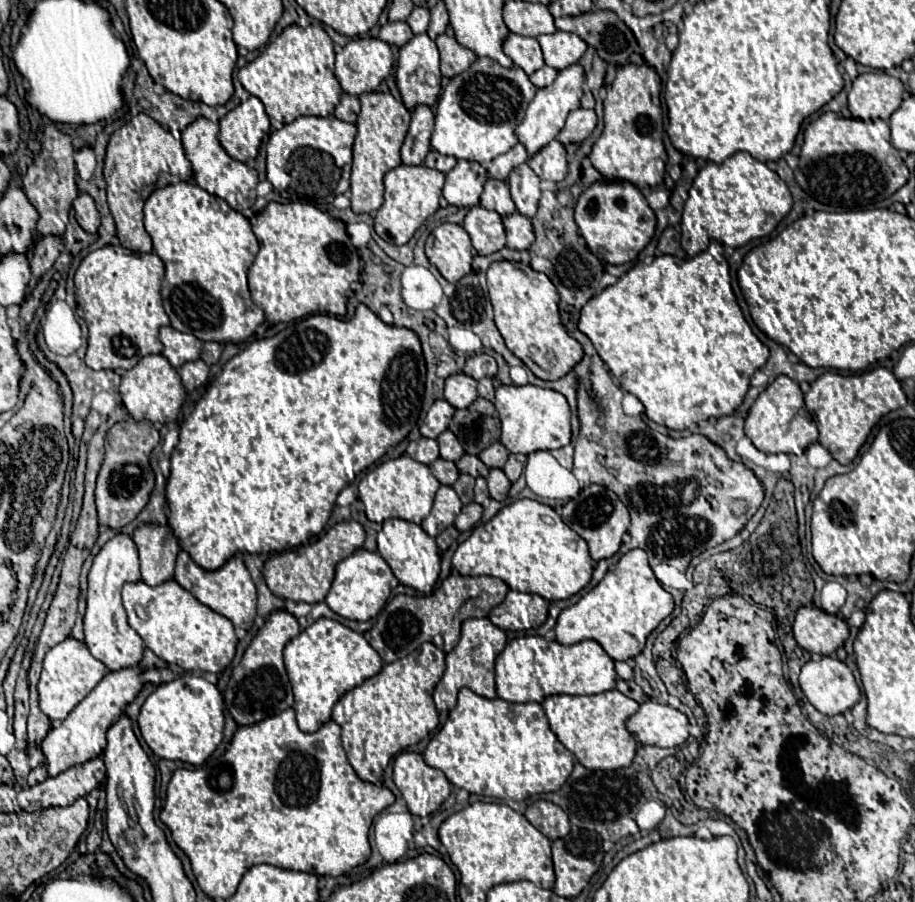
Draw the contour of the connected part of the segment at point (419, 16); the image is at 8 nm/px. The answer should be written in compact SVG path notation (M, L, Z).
M416 6L406 22L408 22L408 26L412 28L414 34L422 34L422 32L426 32L426 28L430 24L430 10L422 8L422 6Z

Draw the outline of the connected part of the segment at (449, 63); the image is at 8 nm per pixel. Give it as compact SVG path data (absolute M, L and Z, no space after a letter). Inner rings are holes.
M440 34L436 38L438 50L440 50L440 72L446 78L458 76L462 70L466 70L474 60L476 54L456 42L456 38L450 38L446 34Z

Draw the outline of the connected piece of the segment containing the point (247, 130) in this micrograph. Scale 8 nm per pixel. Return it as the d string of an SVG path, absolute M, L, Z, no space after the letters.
M250 96L246 102L238 104L224 118L220 118L218 140L234 160L248 162L256 158L268 130L270 120L264 112L264 104L256 96Z

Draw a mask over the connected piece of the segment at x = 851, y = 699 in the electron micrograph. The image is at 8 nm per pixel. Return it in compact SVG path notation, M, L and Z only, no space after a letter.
M822 656L808 660L800 672L800 686L806 698L812 702L812 706L826 716L842 714L844 710L852 708L860 700L860 688L856 686L852 670L836 656Z

